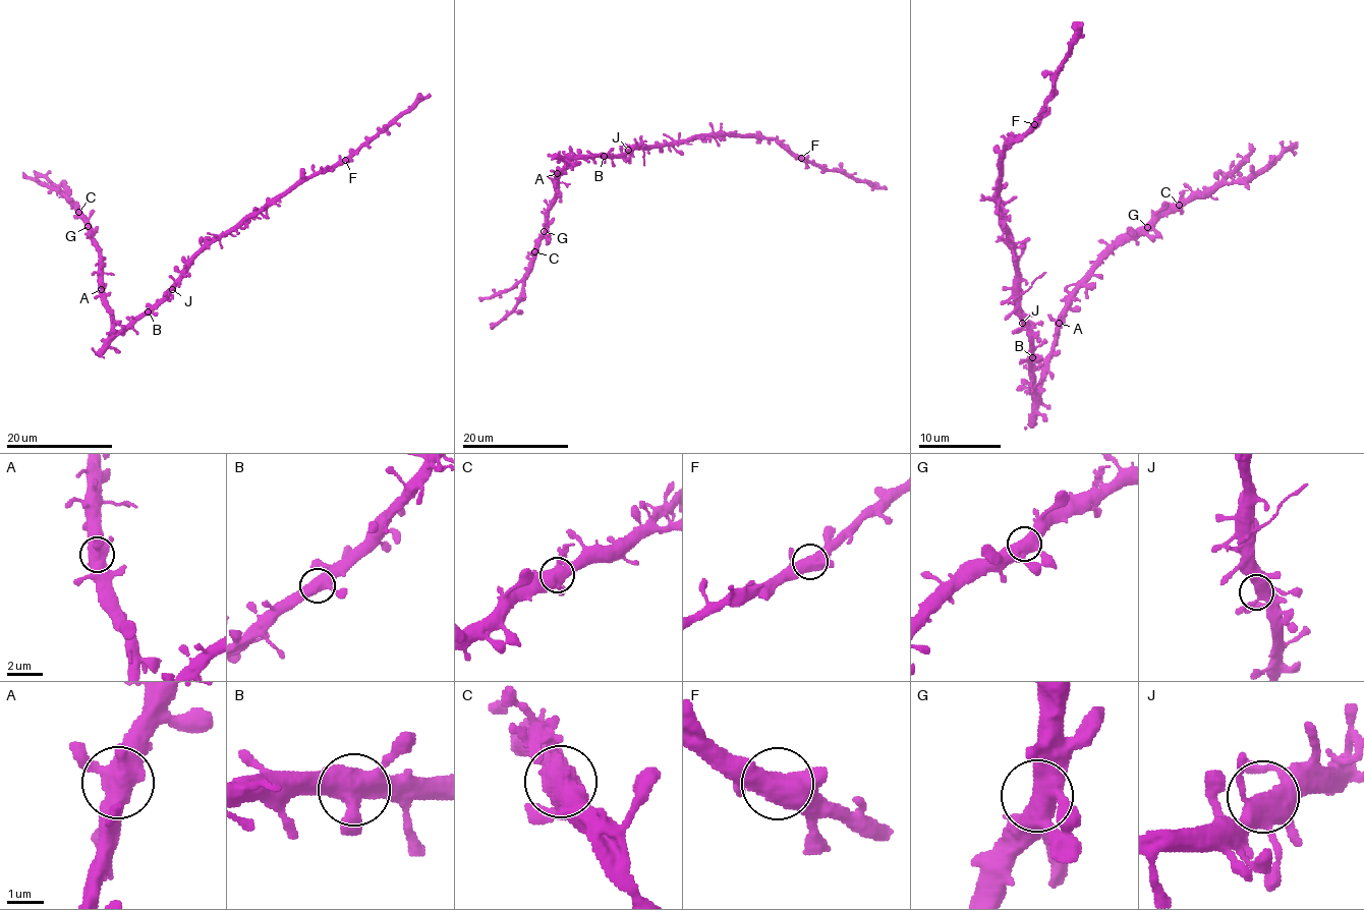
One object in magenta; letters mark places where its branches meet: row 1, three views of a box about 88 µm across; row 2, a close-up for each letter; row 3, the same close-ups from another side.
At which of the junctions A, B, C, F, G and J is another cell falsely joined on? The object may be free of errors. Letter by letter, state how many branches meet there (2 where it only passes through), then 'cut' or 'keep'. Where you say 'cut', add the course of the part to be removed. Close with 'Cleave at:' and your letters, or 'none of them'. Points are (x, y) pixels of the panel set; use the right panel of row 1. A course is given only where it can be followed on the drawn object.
A: 4 branches meet; keep
B: 4 branches meet; keep
C: 4 branches meet; keep
F: 4 branches meet; keep
G: 4 branches meet; keep
J: 4 branches meet; keep
Cleave at: none of them

